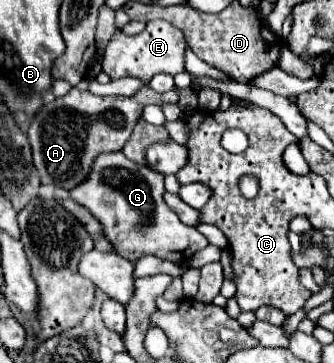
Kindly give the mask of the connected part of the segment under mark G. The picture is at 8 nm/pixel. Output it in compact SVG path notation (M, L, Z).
M101 152L95 156L87 178L69 190L69 198L85 206L101 222L103 234L111 242L113 250L129 262L137 262L139 258L151 254L161 260L185 264L209 242L203 234L185 226L175 216L175 212L163 202L163 192L161 174L131 162L123 152Z

